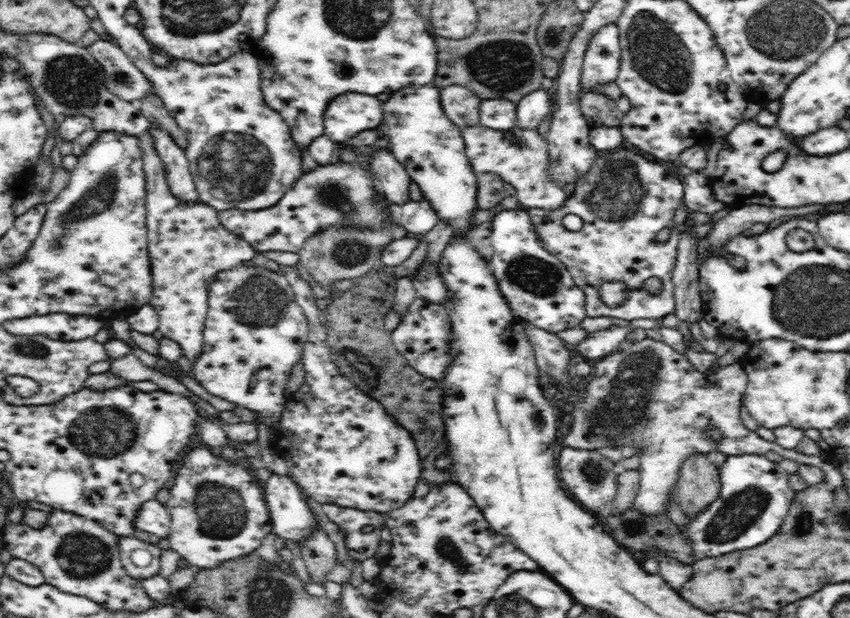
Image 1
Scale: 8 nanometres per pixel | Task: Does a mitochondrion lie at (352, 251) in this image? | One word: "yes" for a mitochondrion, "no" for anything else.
yes

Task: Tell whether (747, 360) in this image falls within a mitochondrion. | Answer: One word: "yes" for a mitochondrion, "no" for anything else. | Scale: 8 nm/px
no

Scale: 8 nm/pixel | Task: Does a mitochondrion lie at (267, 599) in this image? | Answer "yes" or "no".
yes

